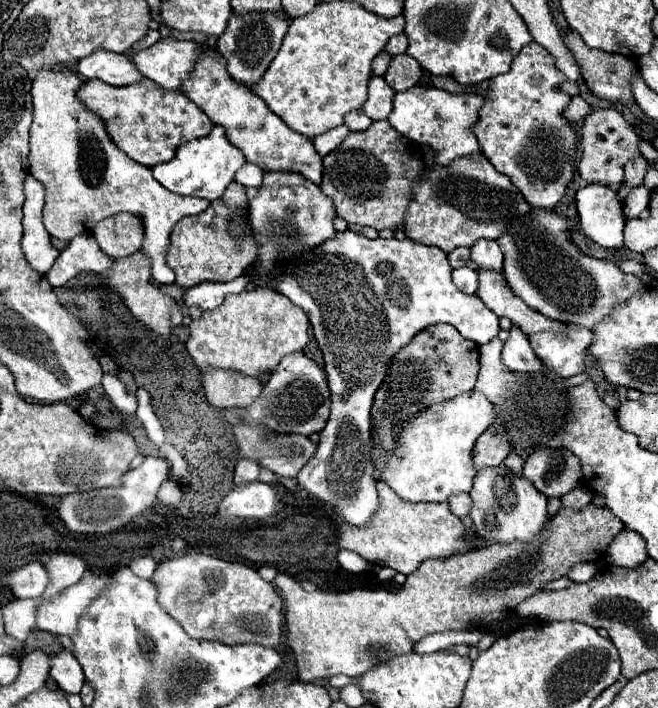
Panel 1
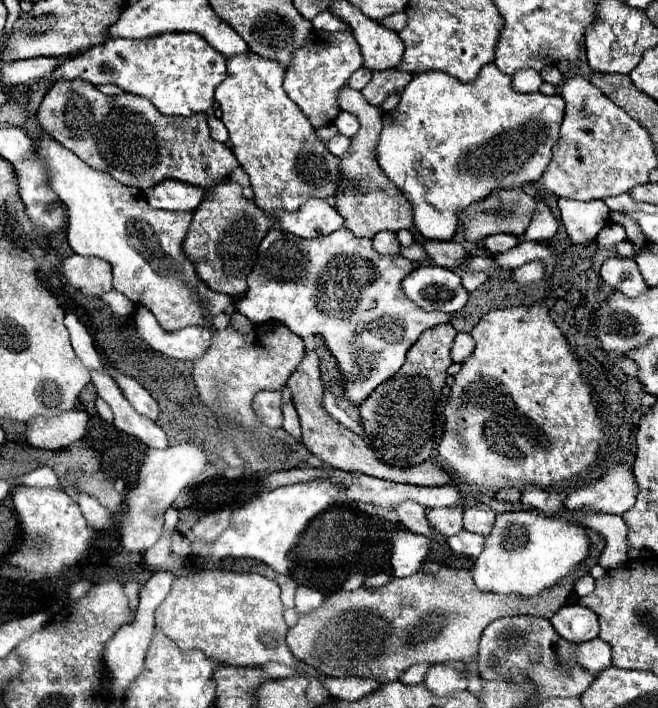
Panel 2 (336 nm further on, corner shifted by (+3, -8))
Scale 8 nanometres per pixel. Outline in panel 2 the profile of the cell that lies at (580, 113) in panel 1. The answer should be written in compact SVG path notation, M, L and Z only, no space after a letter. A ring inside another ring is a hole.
M494 64L484 66L482 72L480 72L480 78L476 78L474 82L468 82L468 84L462 84L456 78L452 78L448 74L442 74L442 72L424 72L424 74L416 74L412 78L410 86L406 86L406 90L400 94L400 104L392 112L384 114L384 128L382 128L382 134L380 134L378 148L376 148L376 158L378 158L378 164L382 166L382 170L386 172L386 176L410 200L410 204L414 208L414 226L420 230L422 238L452 242L452 238L456 236L456 214L460 210L464 210L468 204L486 198L486 194L490 194L498 188L516 188L516 186L524 186L528 182L536 182L544 174L544 170L548 168L548 164L552 160L552 146L558 142L558 130L560 130L562 118L564 118L564 100L562 100L562 96L558 96L558 94L544 96L540 92L518 94L510 86L510 76L502 74Z

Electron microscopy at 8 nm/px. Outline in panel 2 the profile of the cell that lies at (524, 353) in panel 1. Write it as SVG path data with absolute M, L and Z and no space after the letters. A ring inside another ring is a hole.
M418 266L414 274L410 274L402 282L402 286L404 286L406 296L412 298L422 310L428 310L428 312L438 310L438 312L454 314L454 312L460 312L470 298L470 292L460 282L460 274L446 268L438 268L438 266Z

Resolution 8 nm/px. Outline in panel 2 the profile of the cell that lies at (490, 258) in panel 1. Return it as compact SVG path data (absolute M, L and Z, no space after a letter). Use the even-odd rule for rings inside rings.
M496 234L496 236L490 236L482 242L482 248L488 252L488 254L500 254L500 252L506 252L510 248L514 248L518 244L518 238L514 238L512 234Z

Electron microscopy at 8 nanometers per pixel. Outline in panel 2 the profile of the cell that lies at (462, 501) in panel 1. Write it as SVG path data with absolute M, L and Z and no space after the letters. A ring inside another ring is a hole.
M466 506L464 508L464 530L476 532L476 534L488 534L494 524L496 512L492 512L488 506Z

